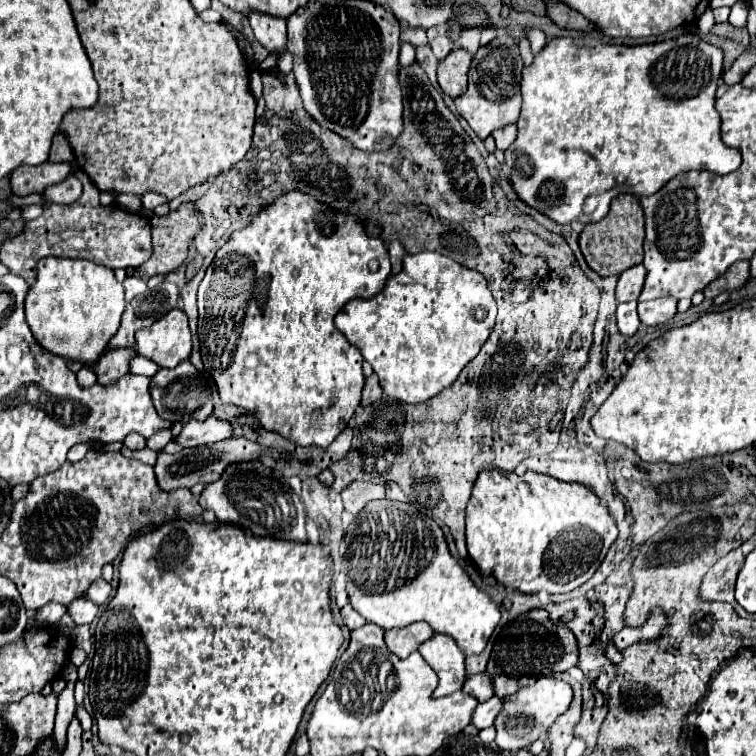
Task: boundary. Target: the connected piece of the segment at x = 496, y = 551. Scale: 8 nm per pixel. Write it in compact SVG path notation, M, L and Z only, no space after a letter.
M483 470L479 474L479 478L475 480L473 494L471 494L471 500L467 504L467 550L469 550L469 558L473 560L473 564L479 568L479 572L483 576L493 576L505 588L515 588L515 590L519 590L523 594L535 594L535 592L541 592L541 590L545 590L547 594L567 594L567 592L579 588L601 566L601 562L603 562L609 546L615 542L615 538L617 538L617 524L615 524L615 520L611 518L607 506L603 506L601 500L587 486L577 484L577 482L561 482L561 480L555 480L551 476L537 474L537 472L525 472L523 476L517 476L515 472Z

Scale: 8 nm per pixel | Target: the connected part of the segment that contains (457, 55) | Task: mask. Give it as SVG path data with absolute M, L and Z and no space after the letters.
M455 50L439 62L437 80L441 90L453 100L467 90L467 72L471 64L471 54L465 50Z

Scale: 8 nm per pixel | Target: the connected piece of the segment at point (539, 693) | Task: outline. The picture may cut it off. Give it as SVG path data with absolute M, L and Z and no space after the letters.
M539 678L531 686L523 686L515 696L505 698L505 710L495 720L497 730L497 746L503 750L517 750L531 746L549 726L557 720L557 716L565 714L573 700L573 688L557 678Z

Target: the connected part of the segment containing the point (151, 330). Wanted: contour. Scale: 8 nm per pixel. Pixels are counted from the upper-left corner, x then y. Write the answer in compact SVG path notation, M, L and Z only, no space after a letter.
M177 308L165 314L161 320L157 320L153 326L143 328L135 334L135 350L141 356L153 360L161 368L175 368L179 362L189 358L191 348L193 348L193 342L191 342L191 330L187 324L187 316L183 310L177 310Z

